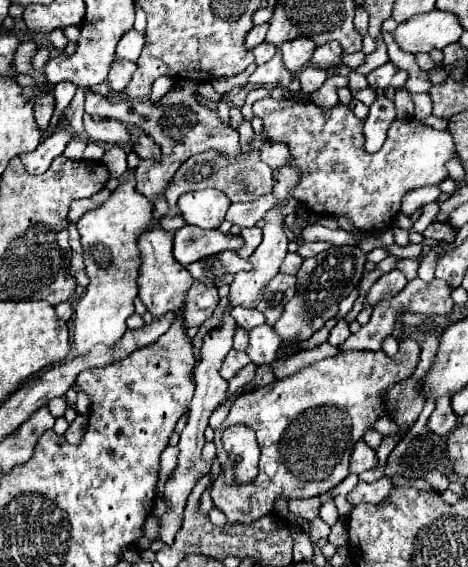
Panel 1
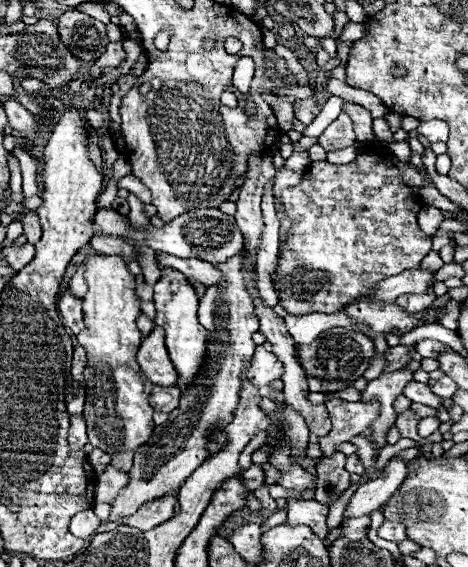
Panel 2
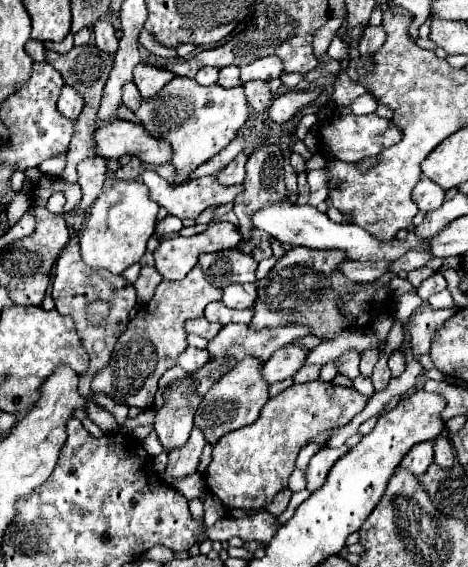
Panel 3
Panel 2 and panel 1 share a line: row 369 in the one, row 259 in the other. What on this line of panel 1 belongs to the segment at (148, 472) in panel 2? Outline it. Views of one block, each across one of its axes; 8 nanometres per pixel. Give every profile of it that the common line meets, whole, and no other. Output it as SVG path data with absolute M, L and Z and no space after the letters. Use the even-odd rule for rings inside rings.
M220 252L214 256L208 256L204 260L198 260L186 270L192 274L194 280L200 280L206 286L224 286L230 284L240 270L250 270L252 264L238 256L238 252Z

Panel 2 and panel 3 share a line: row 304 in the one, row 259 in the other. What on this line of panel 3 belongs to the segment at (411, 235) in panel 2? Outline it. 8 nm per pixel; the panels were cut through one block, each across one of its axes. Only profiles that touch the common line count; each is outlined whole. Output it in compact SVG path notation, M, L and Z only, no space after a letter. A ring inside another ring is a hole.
M302 246L290 248L282 260L274 264L264 280L258 282L258 300L254 304L252 326L260 328L278 328L286 324L306 324L312 328L312 334L332 340L342 334L346 328L372 326L378 314L368 314L368 304L380 304L390 300L390 288L372 288L368 284L352 284L340 274L338 266L346 262L344 252L338 250L310 250ZM348 290L354 290L354 298L338 308L340 296Z

